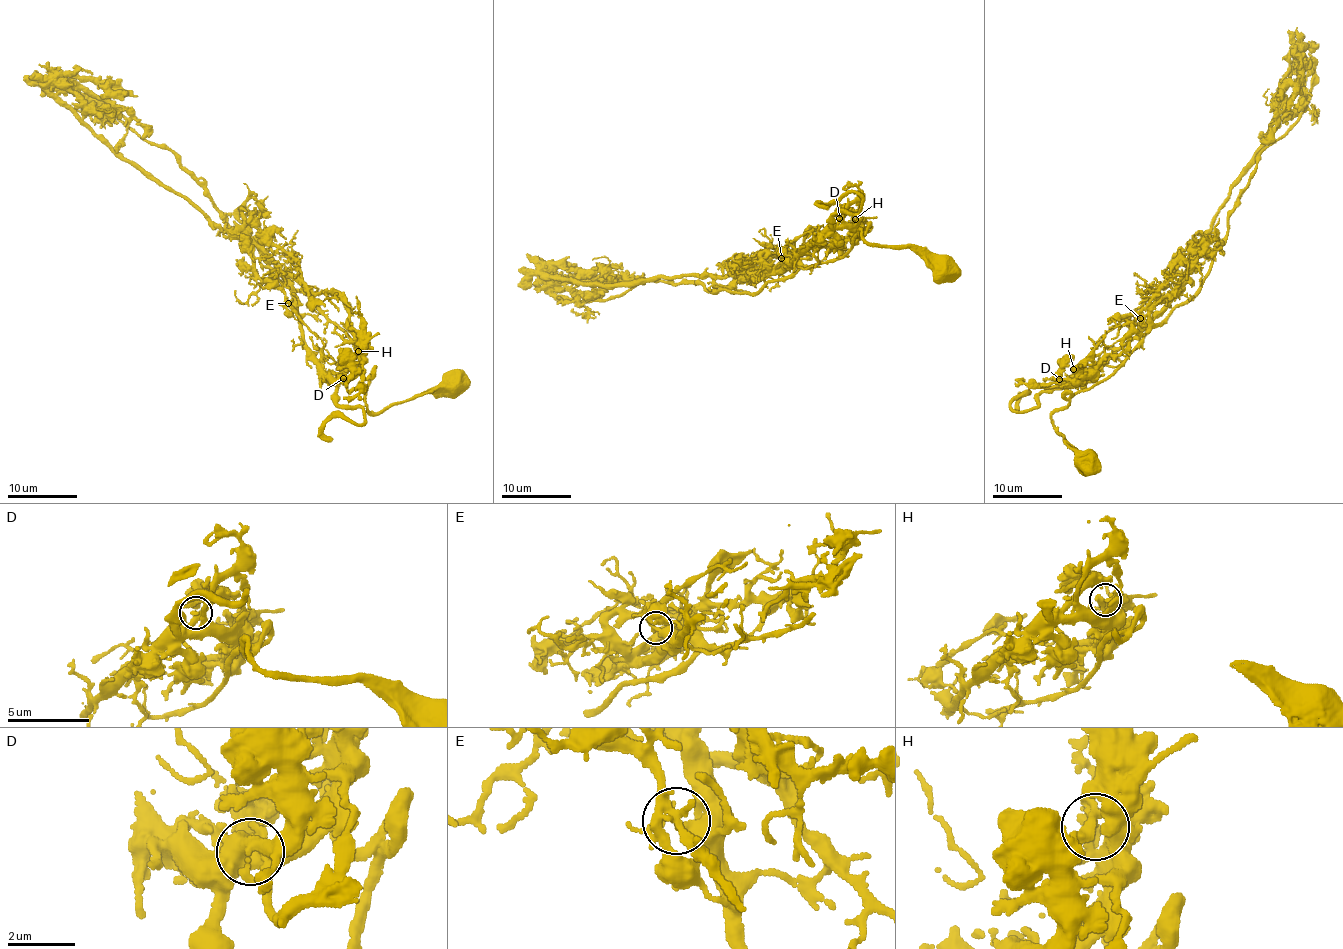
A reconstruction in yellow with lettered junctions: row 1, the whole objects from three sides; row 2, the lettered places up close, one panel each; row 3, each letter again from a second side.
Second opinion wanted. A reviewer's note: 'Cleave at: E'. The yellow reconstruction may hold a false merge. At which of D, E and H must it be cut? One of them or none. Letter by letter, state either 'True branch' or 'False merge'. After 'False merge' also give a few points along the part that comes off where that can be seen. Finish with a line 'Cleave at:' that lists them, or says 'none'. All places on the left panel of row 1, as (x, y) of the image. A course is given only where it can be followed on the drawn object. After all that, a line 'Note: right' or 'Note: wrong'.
D: True branch
E: False merge. Course of the part to remove: (289, 302), (277, 276), (299, 270), (305, 291), (285, 288), (171, 151), (57, 88), (123, 107), (115, 153)
H: True branch
Cleave at: E
Note: right

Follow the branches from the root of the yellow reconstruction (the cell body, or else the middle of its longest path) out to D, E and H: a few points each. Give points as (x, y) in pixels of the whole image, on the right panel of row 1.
D: (1088, 460), (1056, 432), (1052, 416), (1096, 382), (1084, 379), (1065, 385), (1059, 379)
E: (1088, 460), (1056, 432), (1052, 416), (1077, 392), (1116, 371), (1138, 345), (1140, 318)
H: (1088, 460), (1083, 459), (1084, 451), (1056, 432), (1052, 420), (1071, 396), (1096, 382), (1073, 369)

